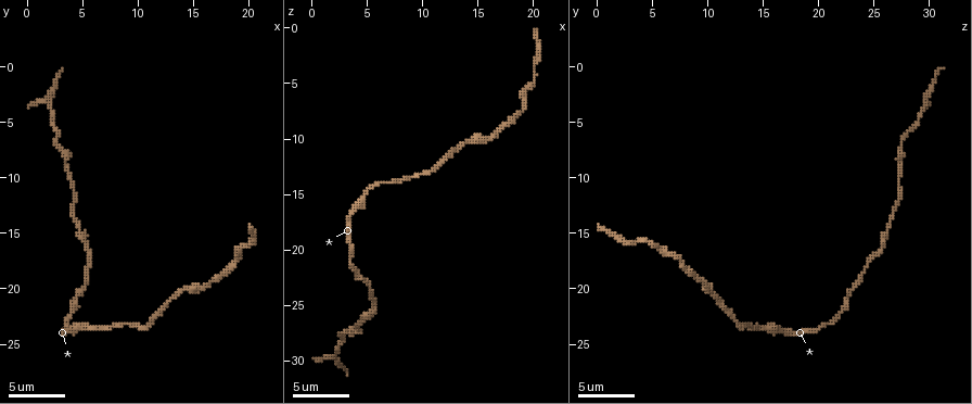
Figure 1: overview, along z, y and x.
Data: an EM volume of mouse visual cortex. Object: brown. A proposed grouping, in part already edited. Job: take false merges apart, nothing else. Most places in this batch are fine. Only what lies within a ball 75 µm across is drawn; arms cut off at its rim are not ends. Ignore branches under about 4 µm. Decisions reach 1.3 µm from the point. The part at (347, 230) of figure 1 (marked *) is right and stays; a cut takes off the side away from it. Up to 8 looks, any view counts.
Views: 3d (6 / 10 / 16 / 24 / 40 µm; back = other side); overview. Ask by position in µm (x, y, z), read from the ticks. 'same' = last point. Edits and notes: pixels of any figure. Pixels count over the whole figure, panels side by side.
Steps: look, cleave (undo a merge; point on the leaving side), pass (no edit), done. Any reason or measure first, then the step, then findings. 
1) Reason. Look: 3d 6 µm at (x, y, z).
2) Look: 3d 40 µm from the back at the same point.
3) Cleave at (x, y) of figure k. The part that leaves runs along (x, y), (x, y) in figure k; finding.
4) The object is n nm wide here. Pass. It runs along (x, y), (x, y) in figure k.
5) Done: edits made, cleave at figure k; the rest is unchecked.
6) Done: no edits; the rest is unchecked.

Thick turns thin. Look: 3d 10 µm at (4.8, 14.4, 26.2).

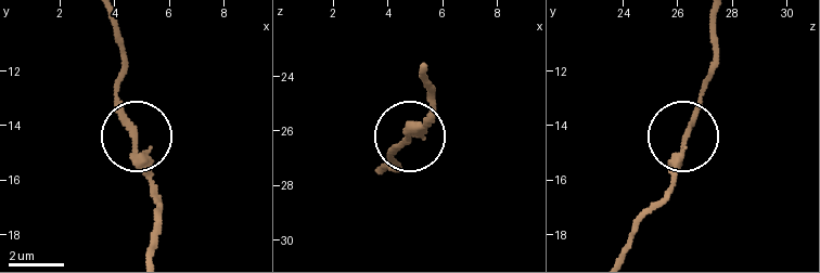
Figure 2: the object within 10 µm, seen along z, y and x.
Pass. Continuous, no second neuron.

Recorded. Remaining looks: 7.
Sudden change in width. Look: 3d 6 µm at (3.6, 9.6, 27.4).

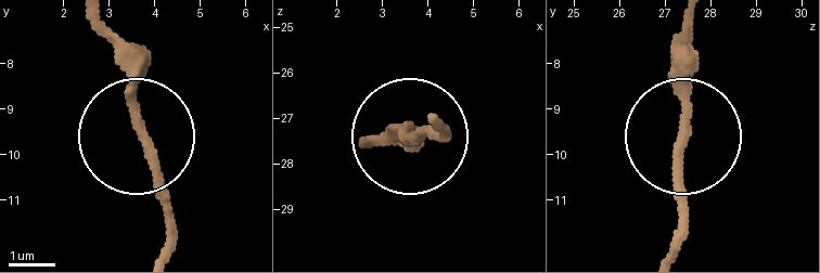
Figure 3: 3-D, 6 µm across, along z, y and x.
Pass. It runs along (438, 122), (414, 142), (384, 142) in figure 3; continuous, no second neuron.

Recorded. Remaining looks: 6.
Calibre changes. Look: 3d 10 µm at (4.8, 23.4, 15.0).

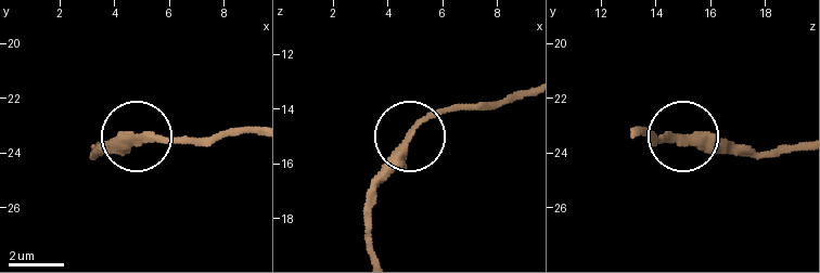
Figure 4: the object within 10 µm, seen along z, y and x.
Look: 3d 10 µm from the back at (4.7, 23.4, 15.1).

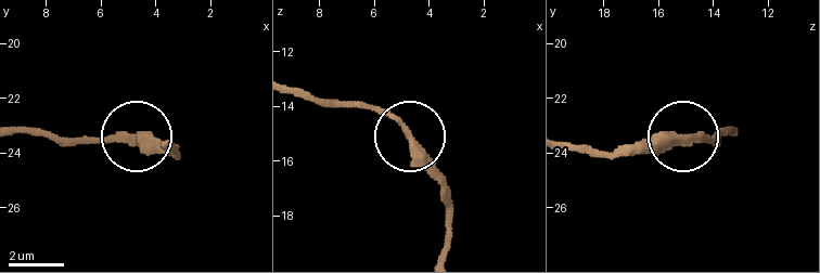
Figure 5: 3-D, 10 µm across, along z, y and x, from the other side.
Pass. It runs along (450, 221), (450, 195), (430, 154), (387, 116), (348, 105) in figure 5; all the same neuron.

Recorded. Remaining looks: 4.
Thick turns thin. Look: 3d 16 µm at (19.6, 16.2, 5.2).

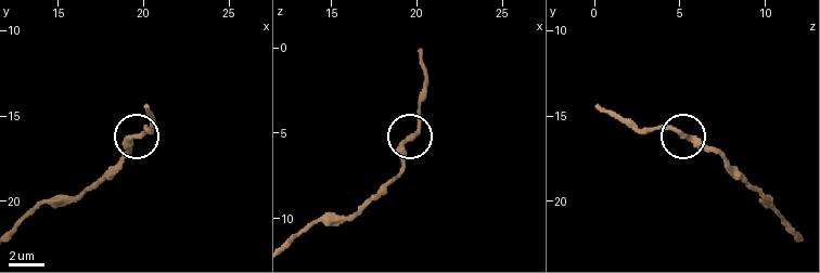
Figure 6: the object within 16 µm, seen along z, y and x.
Pass. It runs along (17, 224), (45, 204), (75, 202), (97, 185), (152, 121) in figure 6; all the same neuron.

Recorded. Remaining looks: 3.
Done: no edits; the rest is unchecked.

